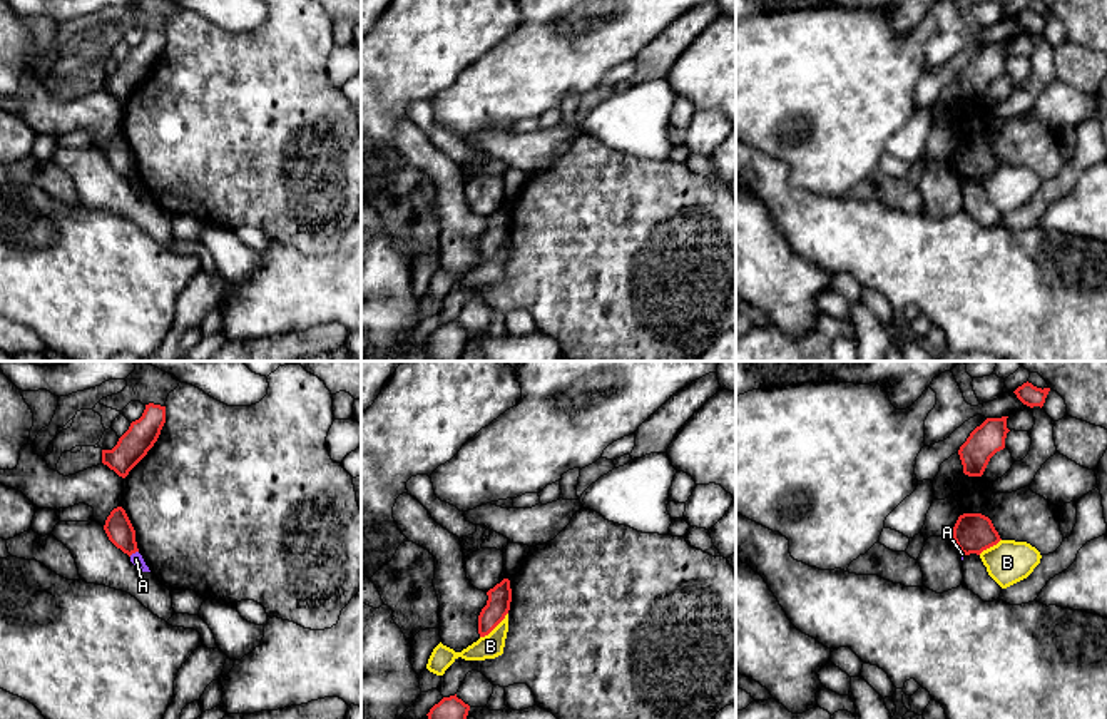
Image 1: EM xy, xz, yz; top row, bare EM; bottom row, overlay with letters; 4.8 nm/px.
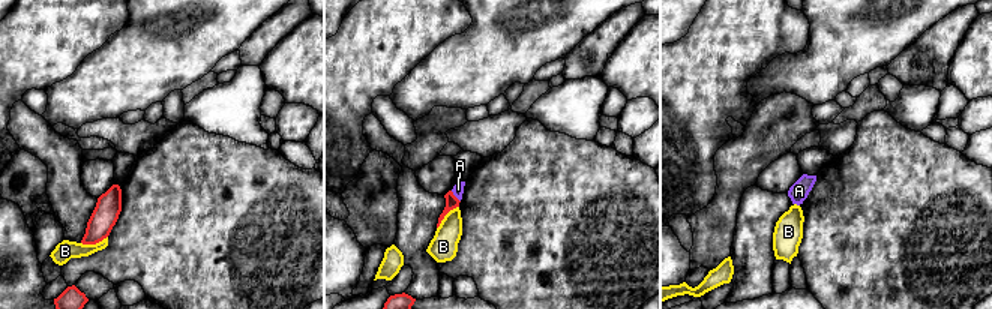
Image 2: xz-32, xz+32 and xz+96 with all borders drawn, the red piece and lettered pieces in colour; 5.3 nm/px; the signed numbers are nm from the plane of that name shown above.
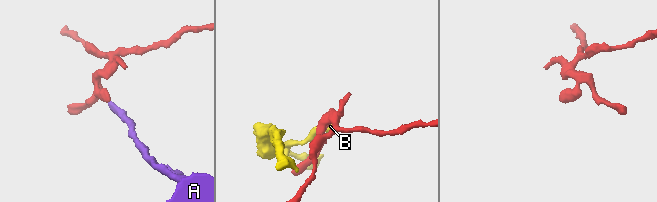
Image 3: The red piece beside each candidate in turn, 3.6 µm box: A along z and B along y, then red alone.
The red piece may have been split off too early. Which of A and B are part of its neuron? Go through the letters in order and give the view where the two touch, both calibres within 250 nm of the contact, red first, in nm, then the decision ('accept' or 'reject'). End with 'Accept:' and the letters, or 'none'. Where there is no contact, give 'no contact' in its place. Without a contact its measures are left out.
A: contact in xy; calibres 130 and 60 nm; reject
B: contact in xz; calibres 110 and 120 nm; reject
Accept: none

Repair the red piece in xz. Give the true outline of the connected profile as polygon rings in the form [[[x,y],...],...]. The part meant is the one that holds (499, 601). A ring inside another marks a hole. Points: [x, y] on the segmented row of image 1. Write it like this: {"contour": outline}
{"contour": [[[503,579],[487,592],[488,600],[478,615],[480,637],[488,635],[508,614],[512,602],[510,580]]]}

